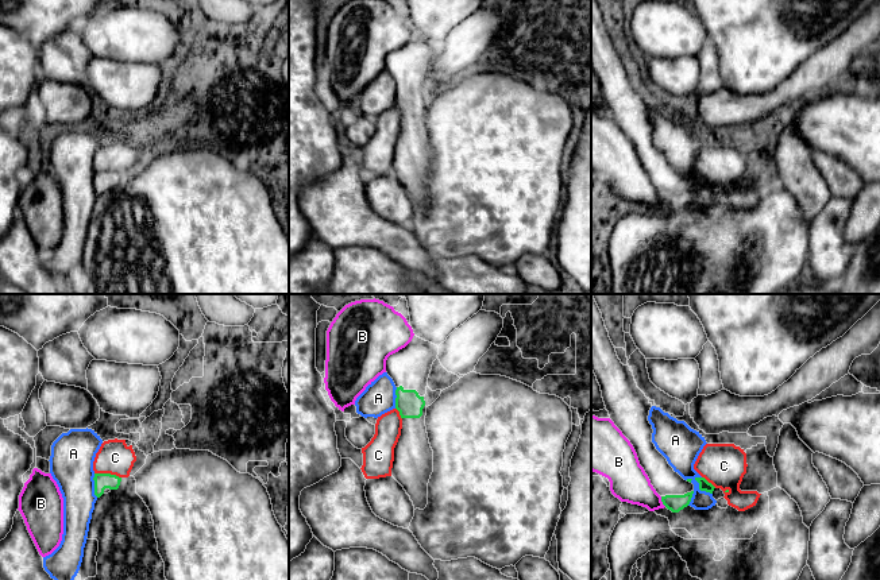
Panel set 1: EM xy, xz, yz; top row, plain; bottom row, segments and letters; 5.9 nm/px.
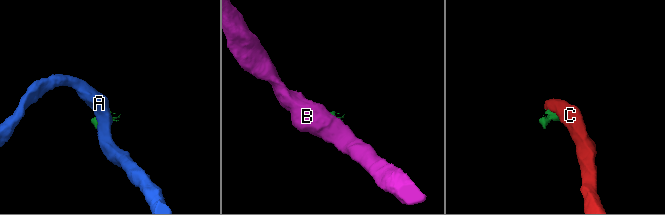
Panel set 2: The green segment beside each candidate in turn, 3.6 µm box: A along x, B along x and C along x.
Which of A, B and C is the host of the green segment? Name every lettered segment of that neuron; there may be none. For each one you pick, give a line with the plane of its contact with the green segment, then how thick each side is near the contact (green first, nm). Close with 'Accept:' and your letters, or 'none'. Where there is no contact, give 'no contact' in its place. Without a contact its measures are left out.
Accept: none

